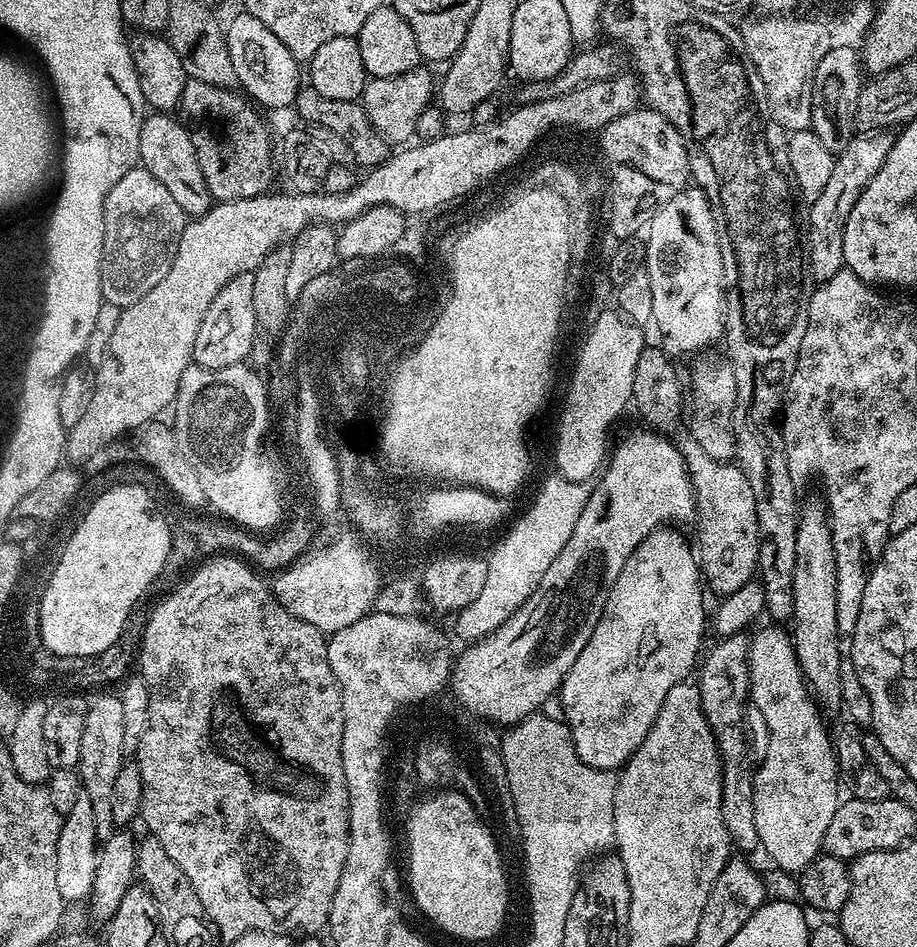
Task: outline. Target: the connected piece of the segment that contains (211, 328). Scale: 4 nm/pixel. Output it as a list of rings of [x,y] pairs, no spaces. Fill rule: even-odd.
[[[247,272],[238,274],[238,278],[230,278],[230,282],[226,282],[226,286],[218,290],[218,298],[210,302],[210,310],[206,310],[202,326],[198,330],[198,338],[194,342],[193,361],[203,368],[243,364],[248,360],[255,333],[254,275]]]

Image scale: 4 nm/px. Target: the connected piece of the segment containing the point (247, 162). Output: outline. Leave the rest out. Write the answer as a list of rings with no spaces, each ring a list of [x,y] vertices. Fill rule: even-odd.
[[[189,80],[188,85],[182,90],[178,112],[191,131],[194,150],[198,154],[198,166],[202,166],[202,178],[206,178],[206,186],[213,201],[223,202],[263,196],[273,187],[271,186],[272,176],[274,180],[272,136],[268,133],[267,122],[260,117],[261,109],[255,103],[249,102],[239,91]]]

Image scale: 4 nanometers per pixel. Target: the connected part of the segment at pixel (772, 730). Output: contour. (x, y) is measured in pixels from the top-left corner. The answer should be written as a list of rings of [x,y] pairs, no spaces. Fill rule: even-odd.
[[[772,627],[776,628],[764,628],[756,637],[753,635],[748,646],[748,669],[752,683],[750,700],[753,705],[756,703],[756,708],[764,719],[764,728],[768,731],[768,749],[764,752],[764,761],[758,764],[752,778],[754,826],[758,830],[759,847],[768,851],[769,858],[782,871],[798,874],[806,866],[810,866],[815,856],[821,855],[826,826],[830,826],[834,810],[842,803],[842,785],[830,728],[828,732],[822,709],[804,680],[792,637],[785,629],[784,632],[780,629],[783,627]]]

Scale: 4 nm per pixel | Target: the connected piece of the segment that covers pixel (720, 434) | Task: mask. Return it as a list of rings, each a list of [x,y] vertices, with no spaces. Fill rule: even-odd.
[[[700,364],[692,372],[690,411],[686,416],[686,431],[710,458],[731,461],[736,454],[736,431],[732,428],[734,406],[738,402],[738,382],[734,382],[731,364]],[[692,408],[692,413],[691,412]]]

